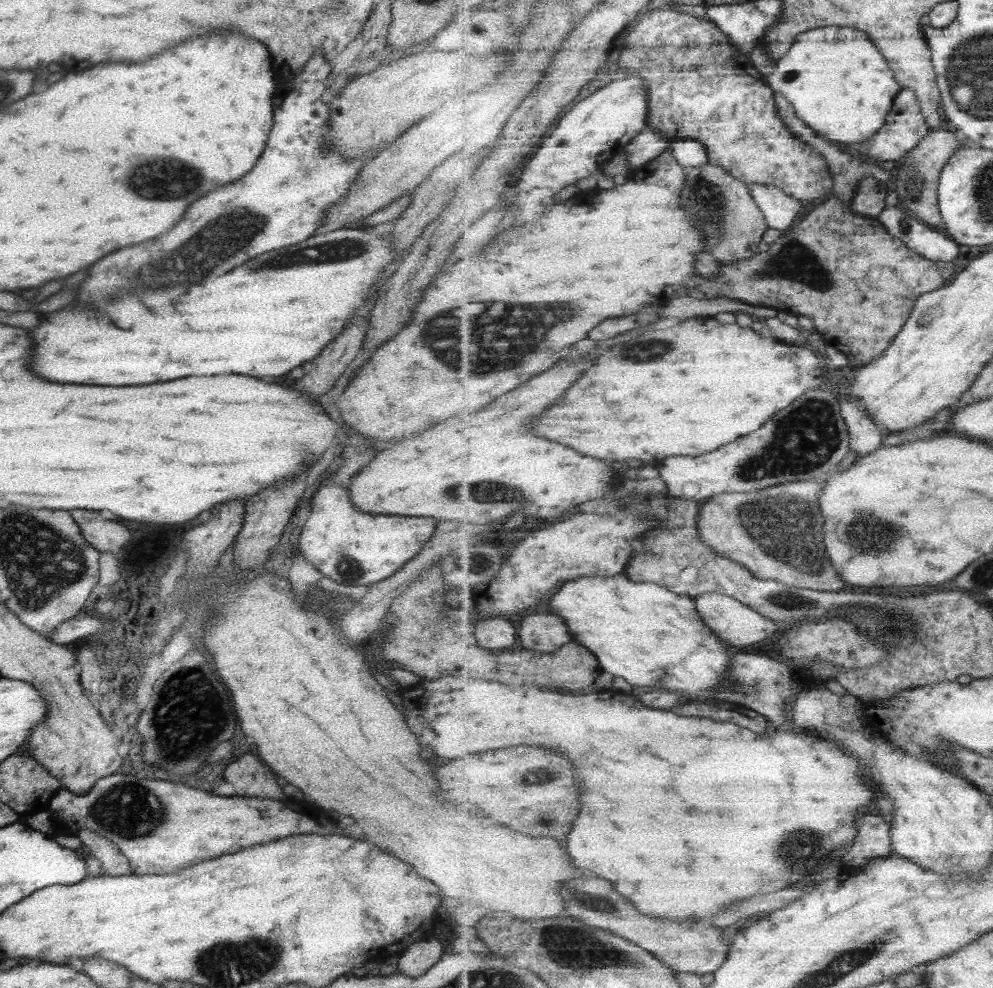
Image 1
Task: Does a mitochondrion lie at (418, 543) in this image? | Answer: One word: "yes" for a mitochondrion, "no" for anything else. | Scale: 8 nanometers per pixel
no

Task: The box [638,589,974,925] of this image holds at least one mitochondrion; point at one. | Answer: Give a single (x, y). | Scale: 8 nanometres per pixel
(801, 845)

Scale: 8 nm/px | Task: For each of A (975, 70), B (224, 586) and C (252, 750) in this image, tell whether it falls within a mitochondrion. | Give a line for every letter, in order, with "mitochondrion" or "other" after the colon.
A: mitochondrion
B: other
C: other

